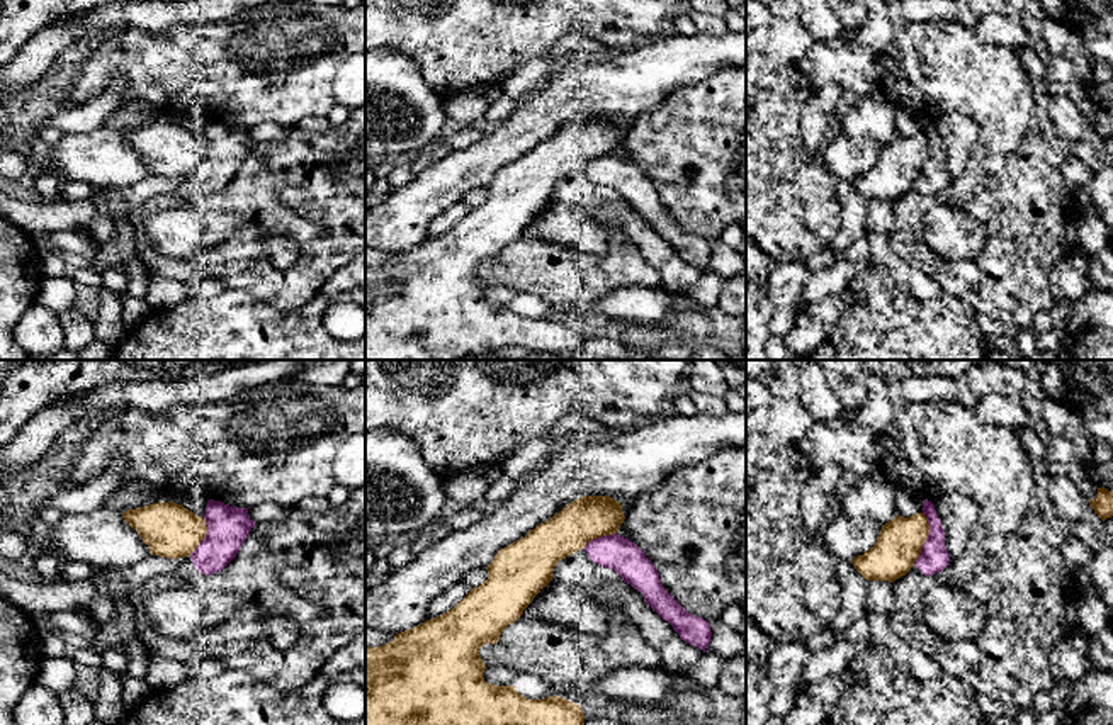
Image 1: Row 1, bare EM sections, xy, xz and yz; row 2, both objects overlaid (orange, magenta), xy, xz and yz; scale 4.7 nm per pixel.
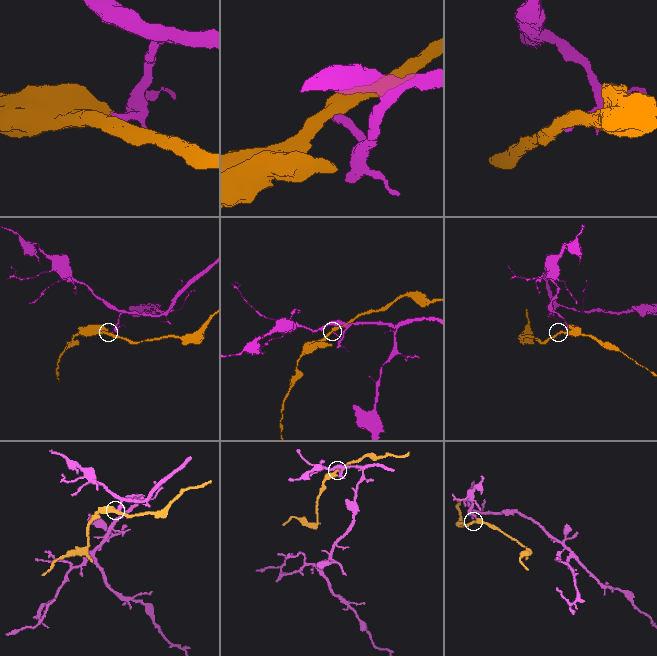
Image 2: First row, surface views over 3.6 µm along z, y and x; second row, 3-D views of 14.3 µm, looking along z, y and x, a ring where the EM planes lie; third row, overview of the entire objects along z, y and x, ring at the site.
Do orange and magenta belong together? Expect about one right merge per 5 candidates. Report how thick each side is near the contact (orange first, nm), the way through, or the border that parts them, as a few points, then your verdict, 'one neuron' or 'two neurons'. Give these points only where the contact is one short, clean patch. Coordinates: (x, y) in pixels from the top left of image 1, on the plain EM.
calibres 220 and 140 nm; two neurons

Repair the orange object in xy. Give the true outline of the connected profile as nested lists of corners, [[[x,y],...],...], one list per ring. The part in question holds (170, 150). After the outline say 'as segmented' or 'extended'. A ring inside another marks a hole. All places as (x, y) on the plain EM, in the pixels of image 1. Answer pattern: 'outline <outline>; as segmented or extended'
outline [[[173,121],[127,129],[122,138],[138,151],[151,175],[167,178],[189,177],[207,151],[204,138]]]; as segmented

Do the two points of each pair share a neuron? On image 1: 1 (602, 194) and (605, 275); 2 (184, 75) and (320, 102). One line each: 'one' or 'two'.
1: two
2: one

